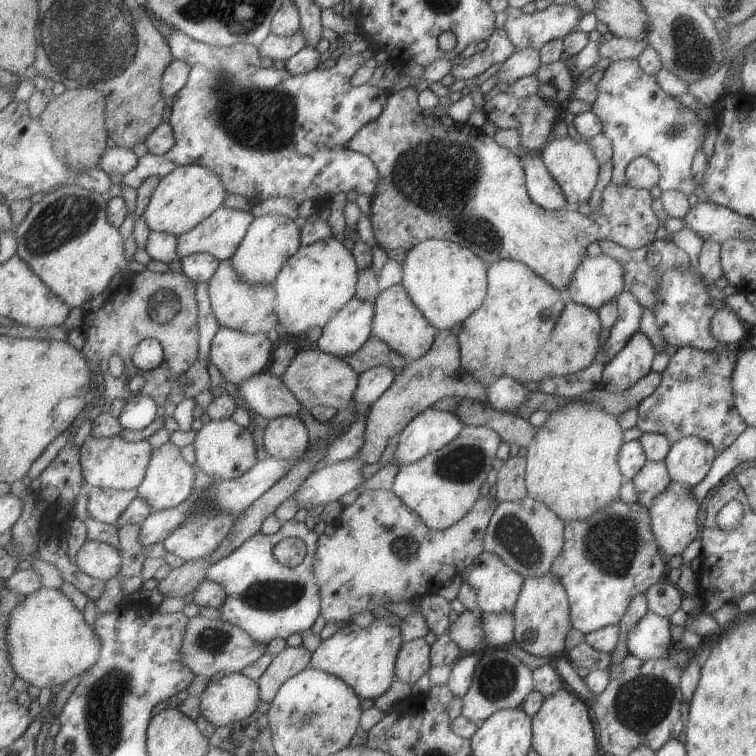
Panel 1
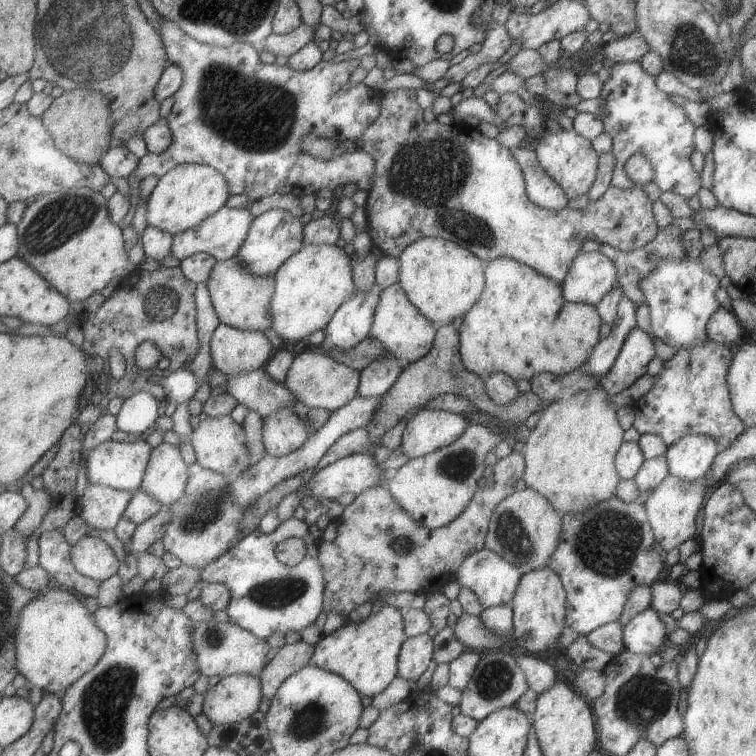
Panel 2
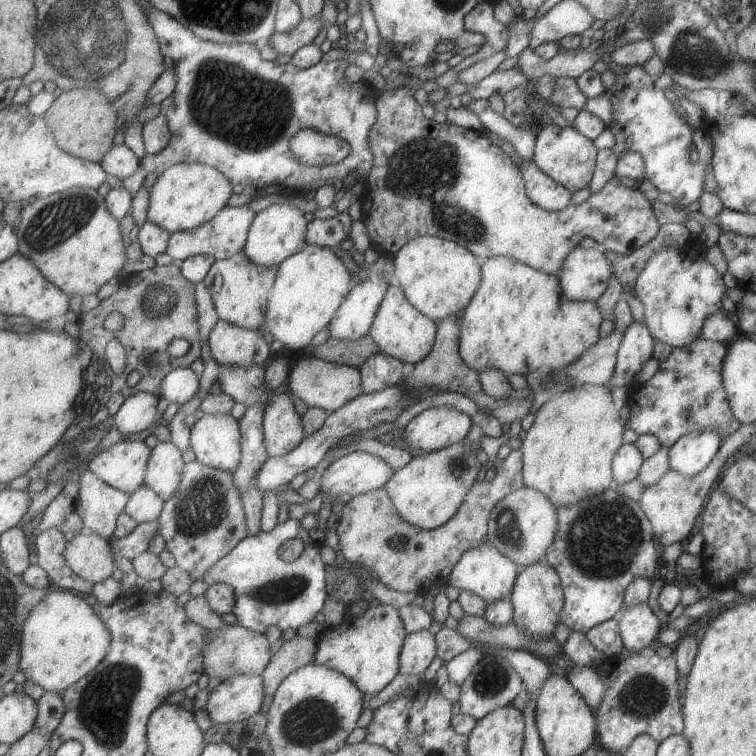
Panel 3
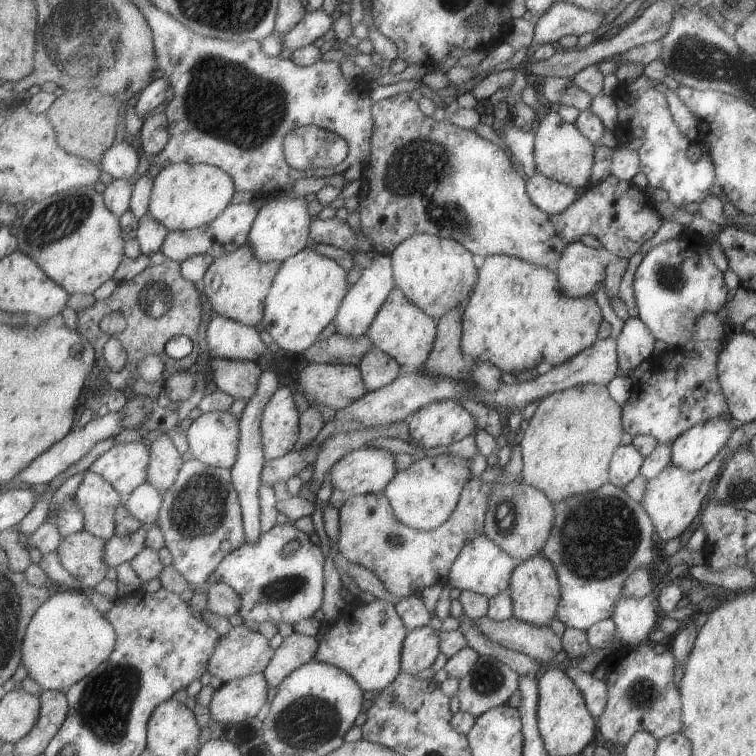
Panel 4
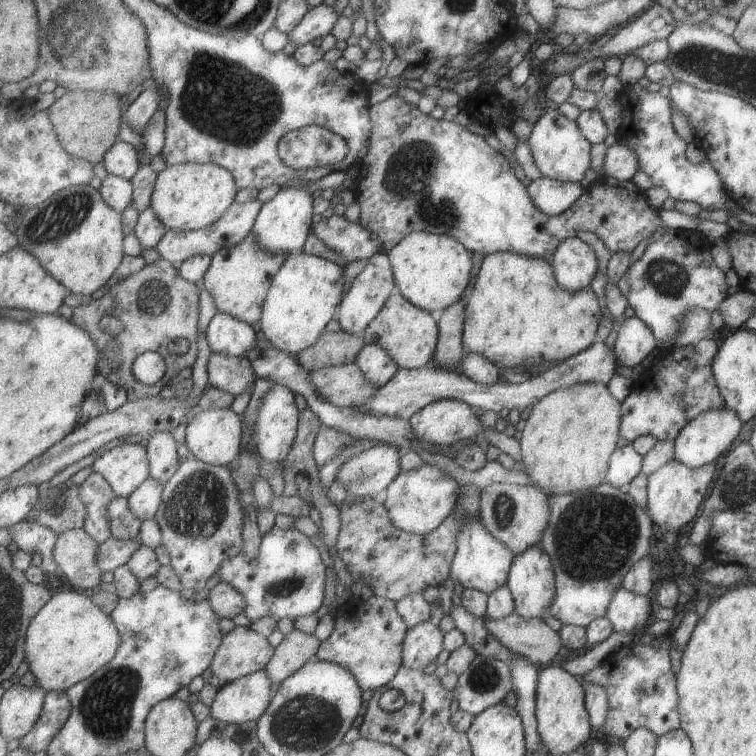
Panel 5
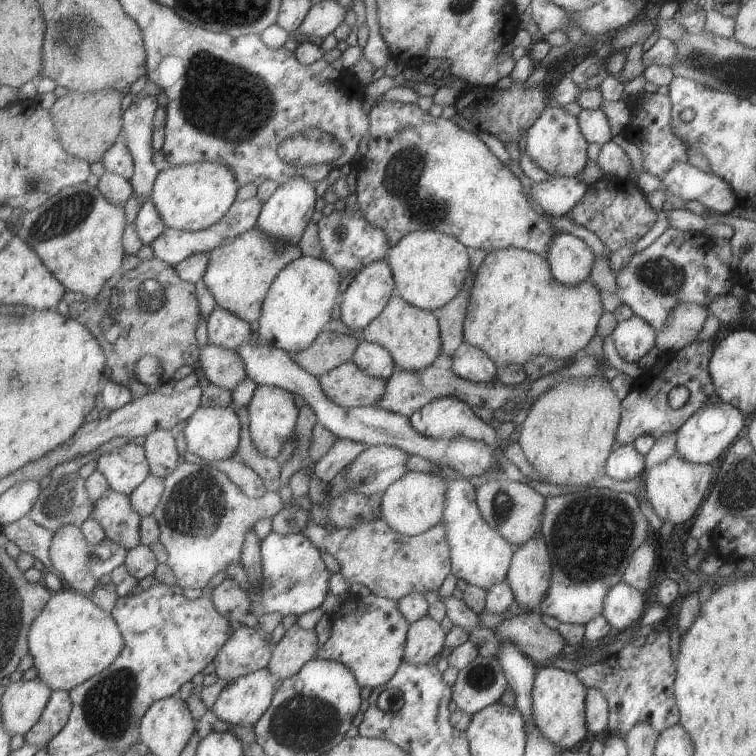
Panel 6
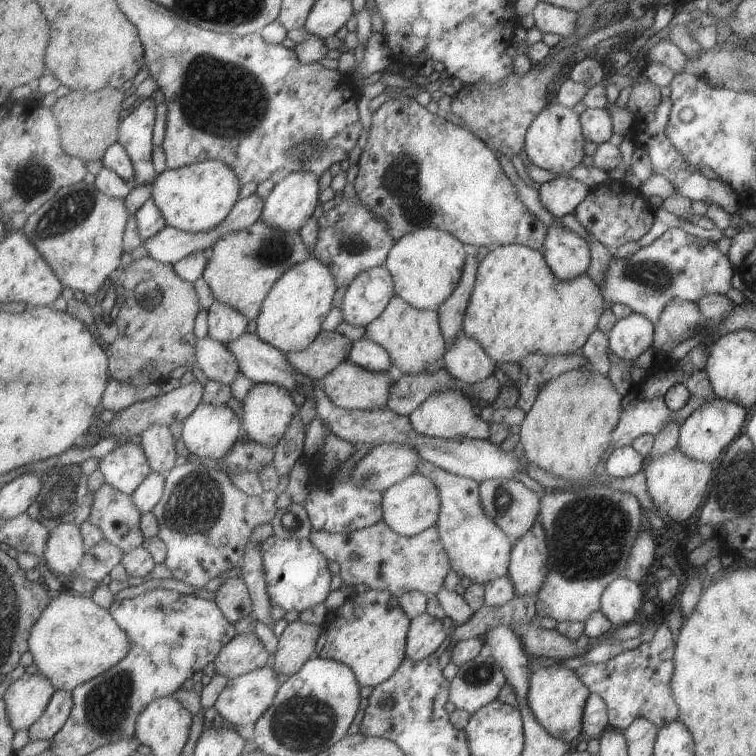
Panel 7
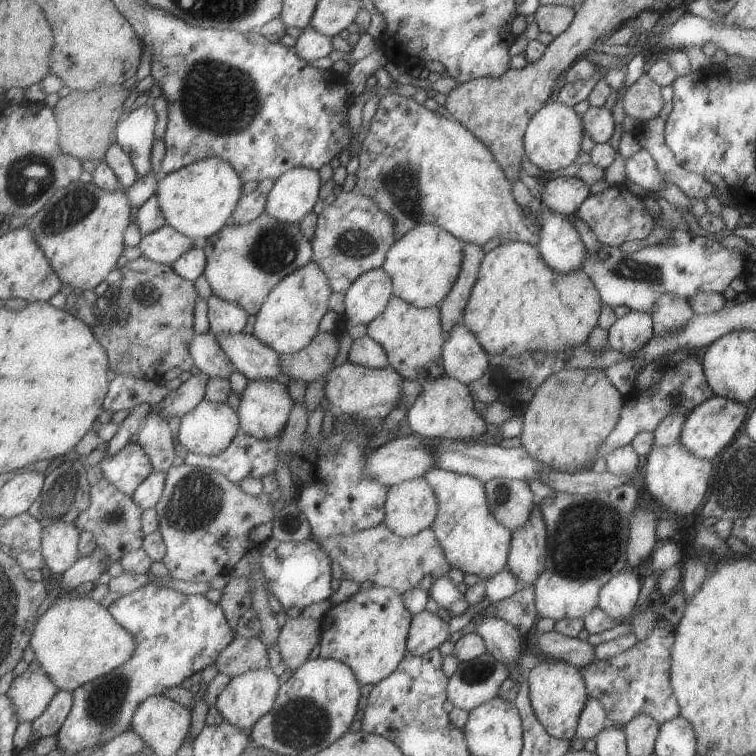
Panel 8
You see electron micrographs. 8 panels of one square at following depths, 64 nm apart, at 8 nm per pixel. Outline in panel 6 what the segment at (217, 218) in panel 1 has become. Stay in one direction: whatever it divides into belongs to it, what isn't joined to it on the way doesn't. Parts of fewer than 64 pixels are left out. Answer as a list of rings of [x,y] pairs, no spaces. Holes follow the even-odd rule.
[[[255,196],[255,198],[250,198],[249,200],[235,201],[226,216],[217,224],[210,226],[210,228],[193,232],[166,227],[165,232],[159,238],[156,238],[151,246],[154,256],[176,266],[194,254],[213,252],[215,248],[223,246],[229,240],[235,240],[235,238],[239,238],[241,234],[245,234],[248,230],[253,230],[262,213],[263,206],[264,203]]]

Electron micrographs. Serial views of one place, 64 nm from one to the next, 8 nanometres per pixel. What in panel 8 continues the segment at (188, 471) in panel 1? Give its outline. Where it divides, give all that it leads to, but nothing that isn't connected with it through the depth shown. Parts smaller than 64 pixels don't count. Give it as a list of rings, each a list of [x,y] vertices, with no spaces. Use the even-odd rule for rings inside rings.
[[[153,411],[138,434],[138,443],[150,456],[156,471],[169,471],[175,462],[175,434],[167,418]]]

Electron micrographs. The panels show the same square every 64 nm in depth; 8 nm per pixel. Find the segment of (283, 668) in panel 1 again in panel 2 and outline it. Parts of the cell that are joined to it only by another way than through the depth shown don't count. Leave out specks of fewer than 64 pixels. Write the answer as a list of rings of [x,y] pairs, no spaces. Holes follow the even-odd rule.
[[[300,640],[296,643],[286,644],[278,650],[277,654],[266,665],[261,674],[263,696],[272,700],[283,683],[312,664],[316,646]]]

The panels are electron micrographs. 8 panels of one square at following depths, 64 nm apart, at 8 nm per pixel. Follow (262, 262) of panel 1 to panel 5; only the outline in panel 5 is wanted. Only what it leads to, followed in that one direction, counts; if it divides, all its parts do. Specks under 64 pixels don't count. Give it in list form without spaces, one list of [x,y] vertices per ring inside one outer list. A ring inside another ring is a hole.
[[[295,184],[281,188],[279,192],[268,202],[263,203],[257,217],[253,234],[257,236],[259,244],[269,254],[283,254],[290,257],[304,250],[309,233],[314,228],[313,194],[309,188],[295,188]]]

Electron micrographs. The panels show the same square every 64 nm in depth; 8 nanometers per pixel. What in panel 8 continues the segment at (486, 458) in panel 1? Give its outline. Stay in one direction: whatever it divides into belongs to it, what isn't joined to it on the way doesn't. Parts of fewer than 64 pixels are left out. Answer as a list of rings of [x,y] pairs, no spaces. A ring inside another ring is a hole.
[[[423,477],[410,479],[388,488],[382,523],[399,537],[414,537],[434,522],[437,510],[430,484]]]

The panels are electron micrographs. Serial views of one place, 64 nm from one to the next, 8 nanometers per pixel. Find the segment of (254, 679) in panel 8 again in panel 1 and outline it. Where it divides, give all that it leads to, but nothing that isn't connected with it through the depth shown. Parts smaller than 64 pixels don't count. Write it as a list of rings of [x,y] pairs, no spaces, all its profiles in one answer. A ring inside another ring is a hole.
[[[241,672],[209,682],[200,697],[201,714],[215,727],[249,718],[262,701],[259,681]]]

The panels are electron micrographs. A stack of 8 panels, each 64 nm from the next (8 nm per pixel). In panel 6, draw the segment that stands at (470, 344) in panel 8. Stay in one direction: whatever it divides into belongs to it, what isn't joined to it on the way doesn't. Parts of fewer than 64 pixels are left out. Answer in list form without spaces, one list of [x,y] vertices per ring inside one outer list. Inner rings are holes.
[[[465,342],[462,349],[451,356],[451,372],[474,383],[490,383],[495,378],[495,368],[483,350],[469,346]]]

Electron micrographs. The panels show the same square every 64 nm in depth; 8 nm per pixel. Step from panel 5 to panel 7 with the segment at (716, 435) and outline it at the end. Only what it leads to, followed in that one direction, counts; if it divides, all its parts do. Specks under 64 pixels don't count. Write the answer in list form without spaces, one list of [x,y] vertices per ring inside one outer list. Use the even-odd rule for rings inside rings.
[[[716,397],[693,410],[684,419],[684,422],[680,424],[676,446],[682,454],[692,460],[712,463],[713,460],[717,459],[723,448],[729,446],[740,434],[745,416],[748,416],[748,412],[743,406]]]

